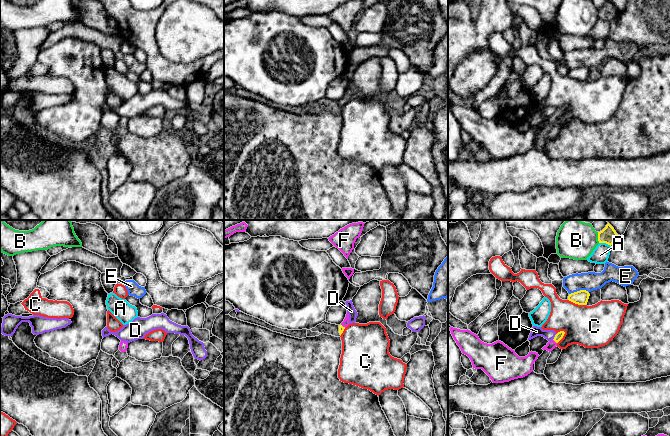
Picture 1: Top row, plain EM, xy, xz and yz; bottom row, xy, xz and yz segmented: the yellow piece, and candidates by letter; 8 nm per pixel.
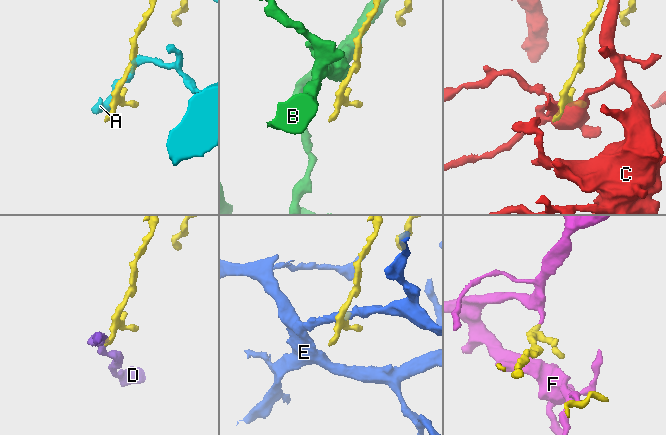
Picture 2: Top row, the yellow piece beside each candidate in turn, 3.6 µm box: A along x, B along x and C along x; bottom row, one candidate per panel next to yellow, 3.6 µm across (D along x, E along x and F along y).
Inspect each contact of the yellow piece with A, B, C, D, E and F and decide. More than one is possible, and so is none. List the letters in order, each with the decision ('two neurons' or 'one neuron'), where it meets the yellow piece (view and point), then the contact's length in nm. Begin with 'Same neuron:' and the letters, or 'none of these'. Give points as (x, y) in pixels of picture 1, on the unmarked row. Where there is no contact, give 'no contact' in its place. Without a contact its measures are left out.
Same neuron: F
A: two neurons | yz (605, 18) | 100 nm
B: two neurons | yz (598, 13) | 90 nm
C: two neurons | yz (562, 113) | 120 nm
D: two neurons | yz (555, 112) | 70 nm
E: two neurons | yz (578, 67) | 160 nm
F: one neuron | yz (554, 116) | 50 nm

